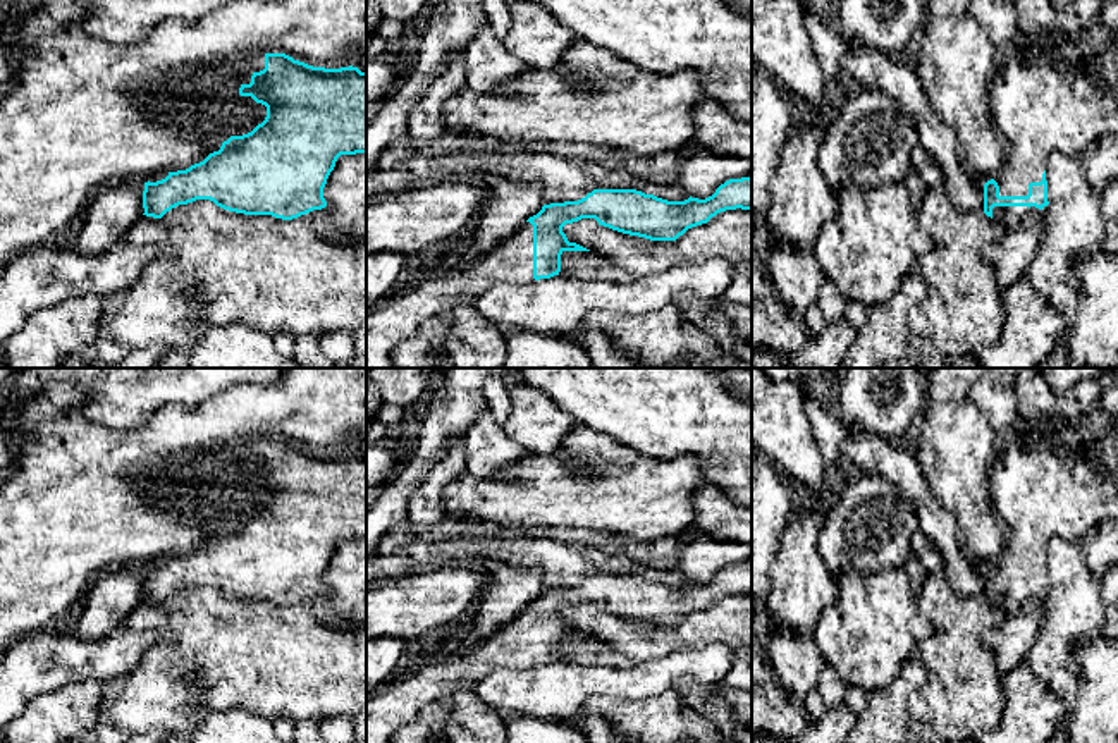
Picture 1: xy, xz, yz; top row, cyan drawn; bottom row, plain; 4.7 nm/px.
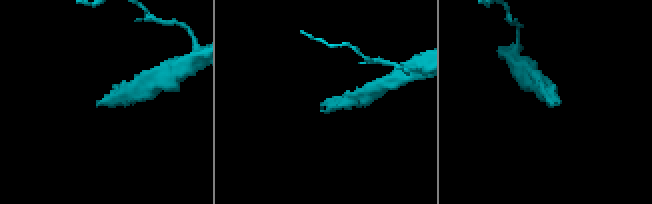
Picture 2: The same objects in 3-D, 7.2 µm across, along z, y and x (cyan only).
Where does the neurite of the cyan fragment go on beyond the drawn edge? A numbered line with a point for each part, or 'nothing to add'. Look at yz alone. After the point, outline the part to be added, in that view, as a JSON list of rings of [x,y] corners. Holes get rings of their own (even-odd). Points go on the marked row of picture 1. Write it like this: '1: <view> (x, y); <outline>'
1: yz (1036, 109); [[[1018,48],[1001,53],[989,84],[989,110],[1006,146],[994,177],[999,196],[1027,196],[1053,151],[1080,157],[1104,134],[1118,134],[1118,91],[1092,72],[1035,65]]]

